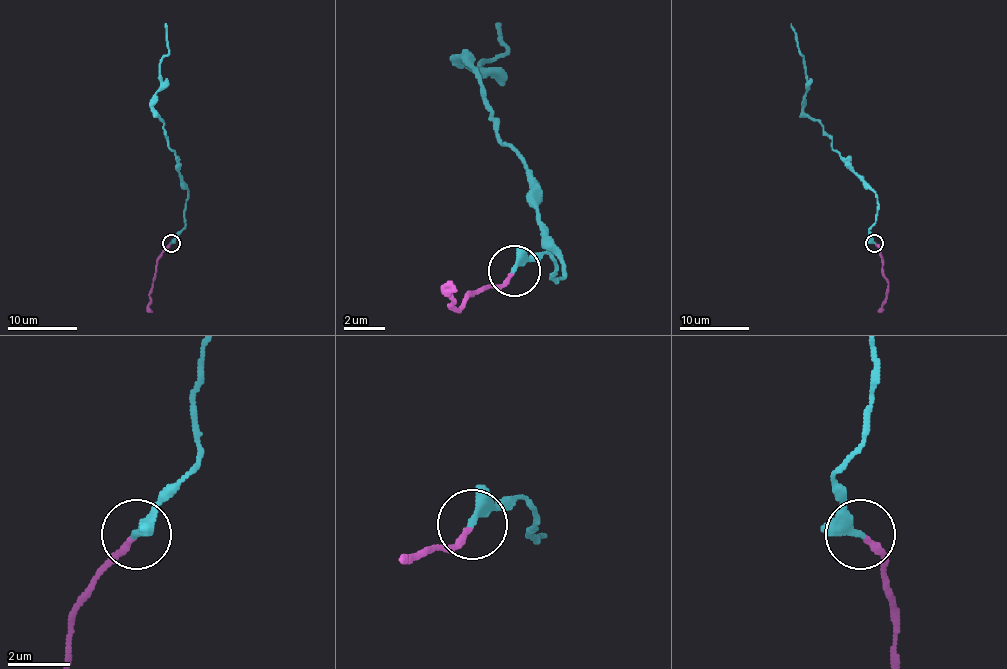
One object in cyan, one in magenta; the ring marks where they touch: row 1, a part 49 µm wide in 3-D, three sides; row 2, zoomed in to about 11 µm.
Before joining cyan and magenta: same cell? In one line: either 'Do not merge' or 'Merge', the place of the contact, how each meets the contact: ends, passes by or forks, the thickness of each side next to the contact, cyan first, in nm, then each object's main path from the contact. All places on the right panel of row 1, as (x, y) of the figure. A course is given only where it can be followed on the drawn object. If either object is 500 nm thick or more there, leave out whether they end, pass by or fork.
Merge. Place: (874, 243). At the ring cyan passes by. At the ring magenta ends. Thickness 260 nm (cyan) against 200 nm. Course of cyan: (875, 243), (870, 229), (876, 214), (876, 194), (831, 147), (819, 123), (803, 111), (805, 60), (791, 24). Course of magenta: (875, 243), (880, 248), (882, 271), (887, 285), (885, 302), (878, 311)

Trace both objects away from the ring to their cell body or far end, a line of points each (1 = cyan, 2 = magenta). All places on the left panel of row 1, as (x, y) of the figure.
1: (171, 243), (183, 229), (188, 188), (164, 123), (153, 111), (160, 60), (169, 52), (165, 24)
2: (171, 243), (157, 261), (150, 311)

